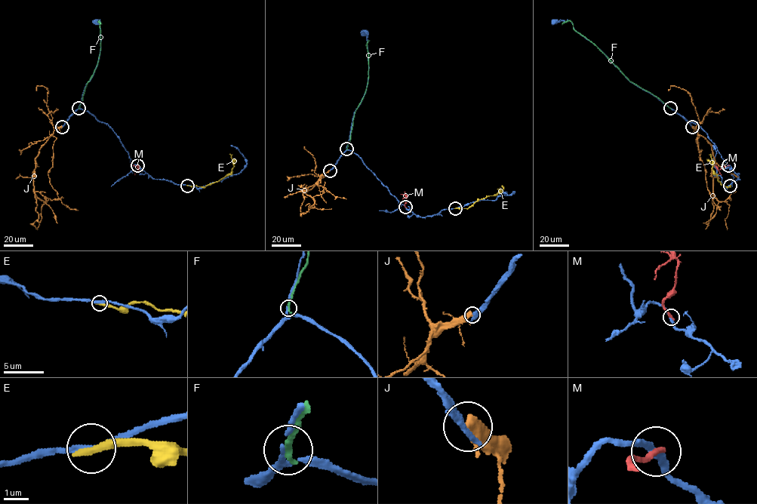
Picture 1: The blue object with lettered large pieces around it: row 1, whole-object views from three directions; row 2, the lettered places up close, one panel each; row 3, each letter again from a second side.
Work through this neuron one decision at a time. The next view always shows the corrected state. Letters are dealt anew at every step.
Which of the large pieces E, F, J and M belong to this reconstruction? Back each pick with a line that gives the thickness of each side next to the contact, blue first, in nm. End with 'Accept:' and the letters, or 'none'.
Accept: none

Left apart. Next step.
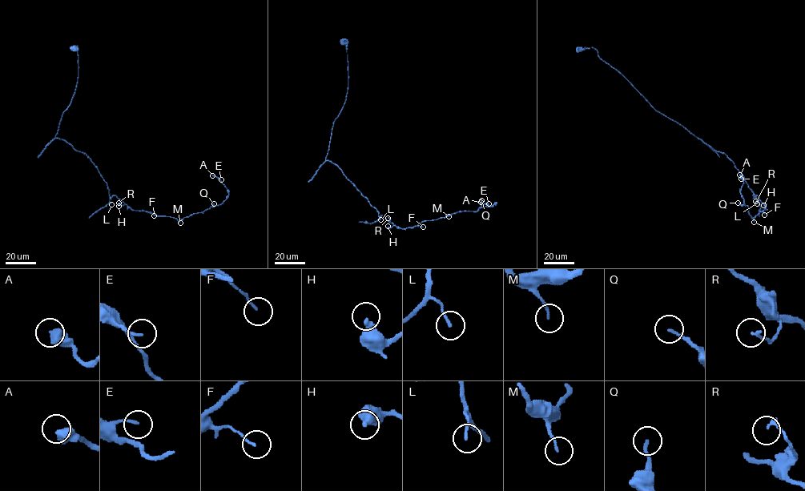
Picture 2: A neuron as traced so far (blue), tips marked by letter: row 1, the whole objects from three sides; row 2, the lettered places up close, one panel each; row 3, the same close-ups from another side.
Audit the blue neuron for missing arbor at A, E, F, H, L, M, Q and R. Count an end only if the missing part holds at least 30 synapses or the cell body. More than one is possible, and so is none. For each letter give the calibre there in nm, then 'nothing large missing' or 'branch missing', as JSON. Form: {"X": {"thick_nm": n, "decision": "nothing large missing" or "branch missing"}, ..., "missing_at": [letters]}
{"A": {"thick_nm": 600, "decision": "nothing large missing"}, "E": {"thick_nm": 110, "decision": "nothing large missing"}, "F": {"thick_nm": 110, "decision": "nothing large missing"}, "H": {"thick_nm": 360, "decision": "nothing large missing"}, "L": {"thick_nm": 120, "decision": "nothing large missing"}, "M": {"thick_nm": 120, "decision": "nothing large missing"}, "Q": {"thick_nm": 150, "decision": "nothing large missing"}, "R": {"thick_nm": 160, "decision": "nothing large missing"}, "missing_at": []}

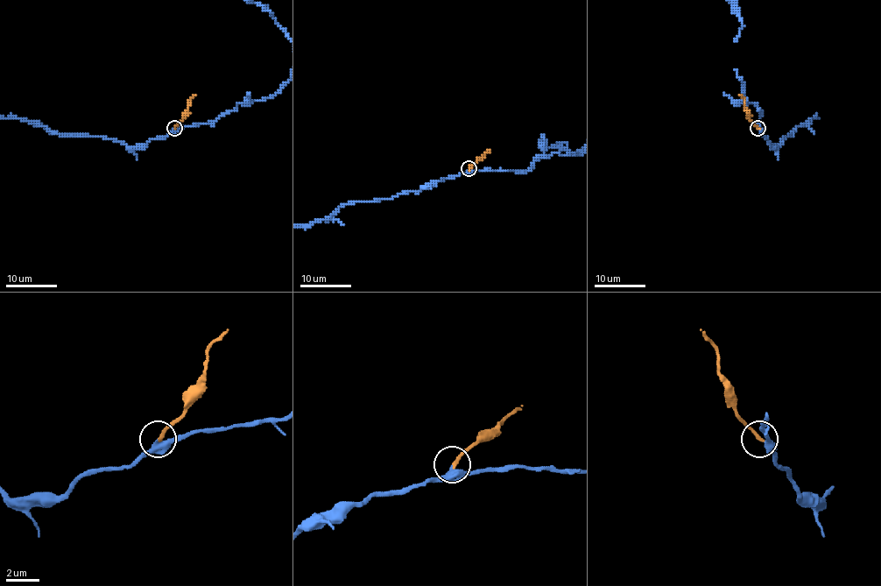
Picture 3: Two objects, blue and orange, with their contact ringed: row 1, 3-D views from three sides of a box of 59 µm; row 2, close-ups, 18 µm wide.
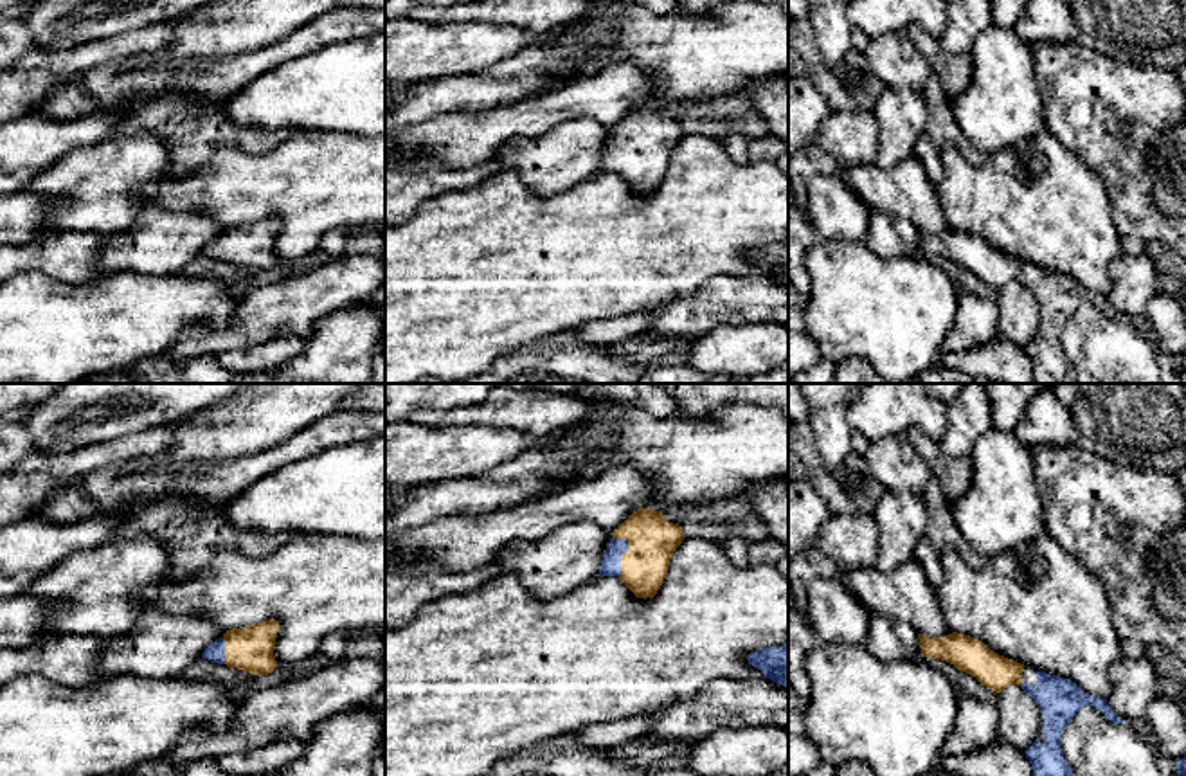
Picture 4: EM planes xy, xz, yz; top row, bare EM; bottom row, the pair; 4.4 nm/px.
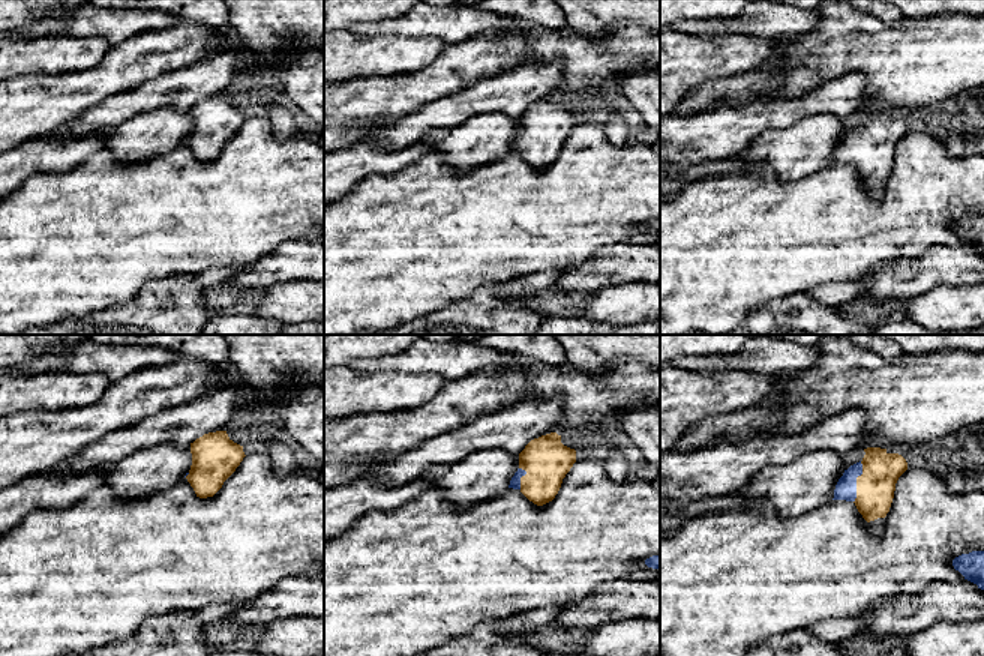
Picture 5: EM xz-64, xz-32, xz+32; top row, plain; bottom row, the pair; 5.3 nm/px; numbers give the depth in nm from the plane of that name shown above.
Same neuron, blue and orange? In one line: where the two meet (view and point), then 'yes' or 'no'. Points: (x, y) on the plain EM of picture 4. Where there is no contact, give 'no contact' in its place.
xz (623, 148) | yes

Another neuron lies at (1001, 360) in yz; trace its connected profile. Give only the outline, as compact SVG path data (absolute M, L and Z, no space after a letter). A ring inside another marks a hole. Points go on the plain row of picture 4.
M1004 337L961 353L941 351L934 365L988 378L993 383L1035 383L1026 349Z

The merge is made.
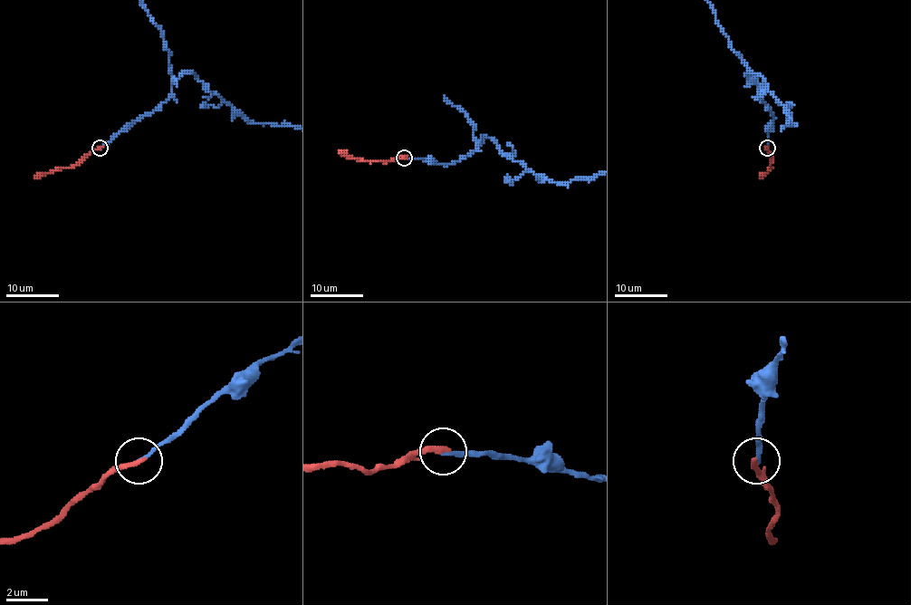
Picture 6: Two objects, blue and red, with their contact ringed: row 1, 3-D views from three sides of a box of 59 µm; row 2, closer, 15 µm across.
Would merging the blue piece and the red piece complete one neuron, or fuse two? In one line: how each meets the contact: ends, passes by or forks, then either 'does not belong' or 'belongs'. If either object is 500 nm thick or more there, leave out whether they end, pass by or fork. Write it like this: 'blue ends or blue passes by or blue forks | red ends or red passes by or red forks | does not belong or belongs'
blue ends | red ends | belongs

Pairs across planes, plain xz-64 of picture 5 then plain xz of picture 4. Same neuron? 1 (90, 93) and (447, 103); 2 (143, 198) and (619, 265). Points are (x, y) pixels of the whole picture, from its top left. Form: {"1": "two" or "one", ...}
{"1": "one", "2": "one"}

